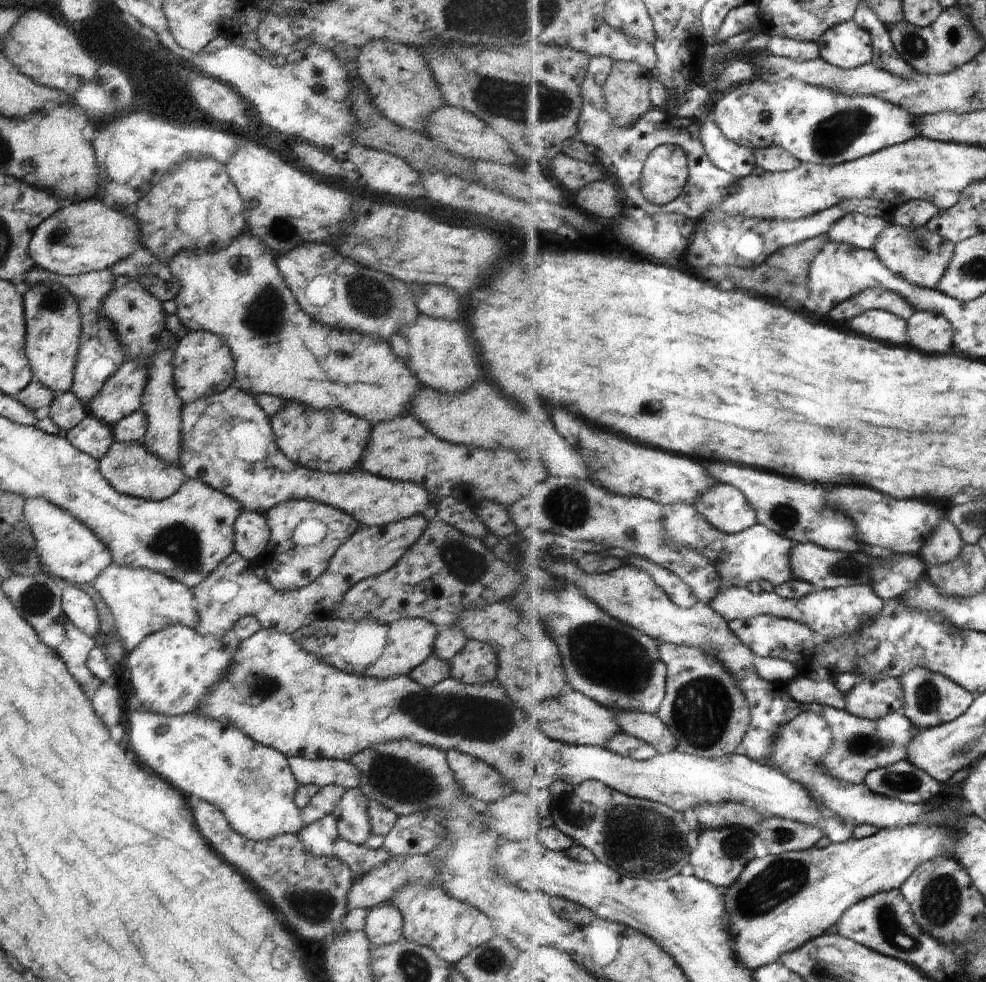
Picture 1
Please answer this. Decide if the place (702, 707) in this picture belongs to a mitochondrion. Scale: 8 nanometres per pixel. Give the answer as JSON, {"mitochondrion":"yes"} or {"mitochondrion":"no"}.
{"mitochondrion":"yes"}

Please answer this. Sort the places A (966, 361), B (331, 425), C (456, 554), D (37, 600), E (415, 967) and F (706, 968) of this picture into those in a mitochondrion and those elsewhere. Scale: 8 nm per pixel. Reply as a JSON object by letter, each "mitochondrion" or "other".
{"A":"other","B":"mitochondrion","C":"mitochondrion","D":"mitochondrion","E":"mitochondrion","F":"other"}

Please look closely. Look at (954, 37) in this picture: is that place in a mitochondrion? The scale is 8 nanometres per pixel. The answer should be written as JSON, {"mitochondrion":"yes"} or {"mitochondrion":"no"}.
{"mitochondrion":"yes"}

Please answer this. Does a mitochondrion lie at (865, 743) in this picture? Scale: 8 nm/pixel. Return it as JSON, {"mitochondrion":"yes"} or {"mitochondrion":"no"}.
{"mitochondrion":"yes"}

